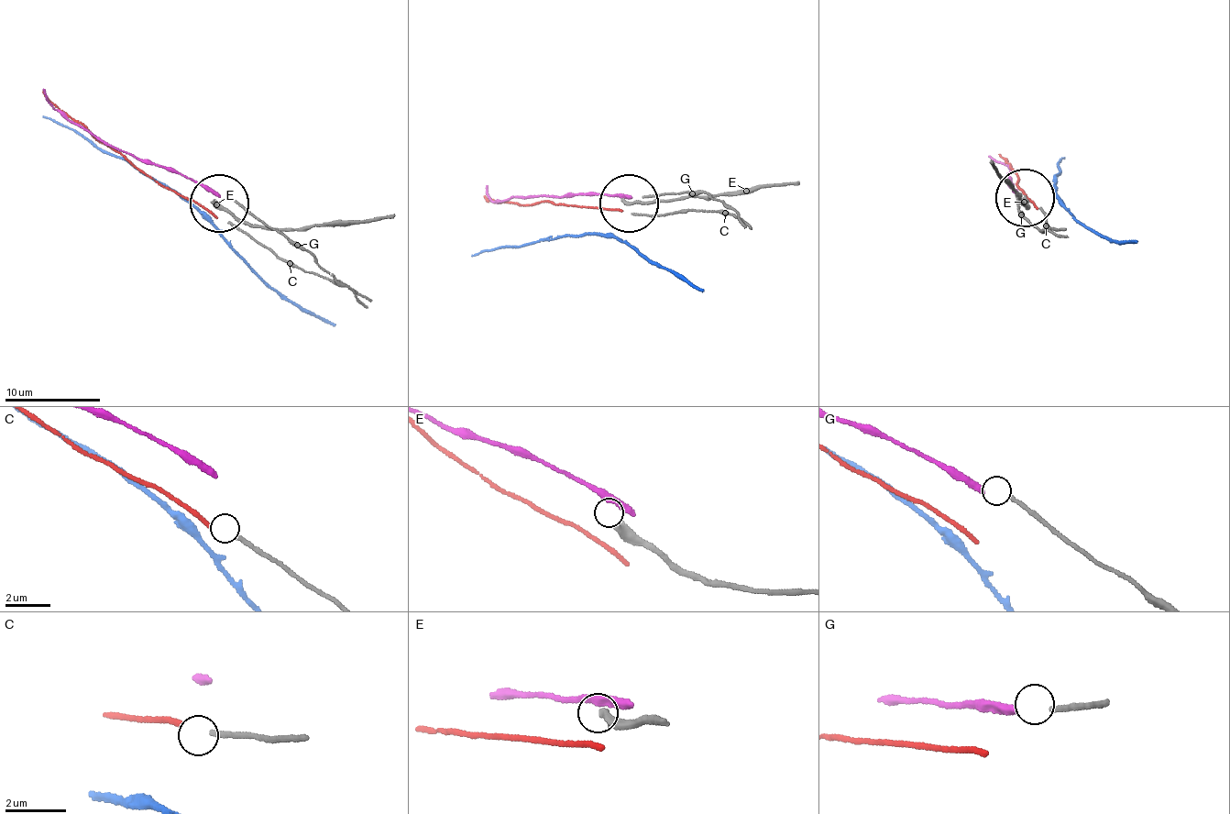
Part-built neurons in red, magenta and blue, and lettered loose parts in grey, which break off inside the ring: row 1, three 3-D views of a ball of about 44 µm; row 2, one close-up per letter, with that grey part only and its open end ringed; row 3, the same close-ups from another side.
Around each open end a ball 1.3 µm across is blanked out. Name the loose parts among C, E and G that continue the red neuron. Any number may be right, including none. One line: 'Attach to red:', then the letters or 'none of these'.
Attach to red: none of these

